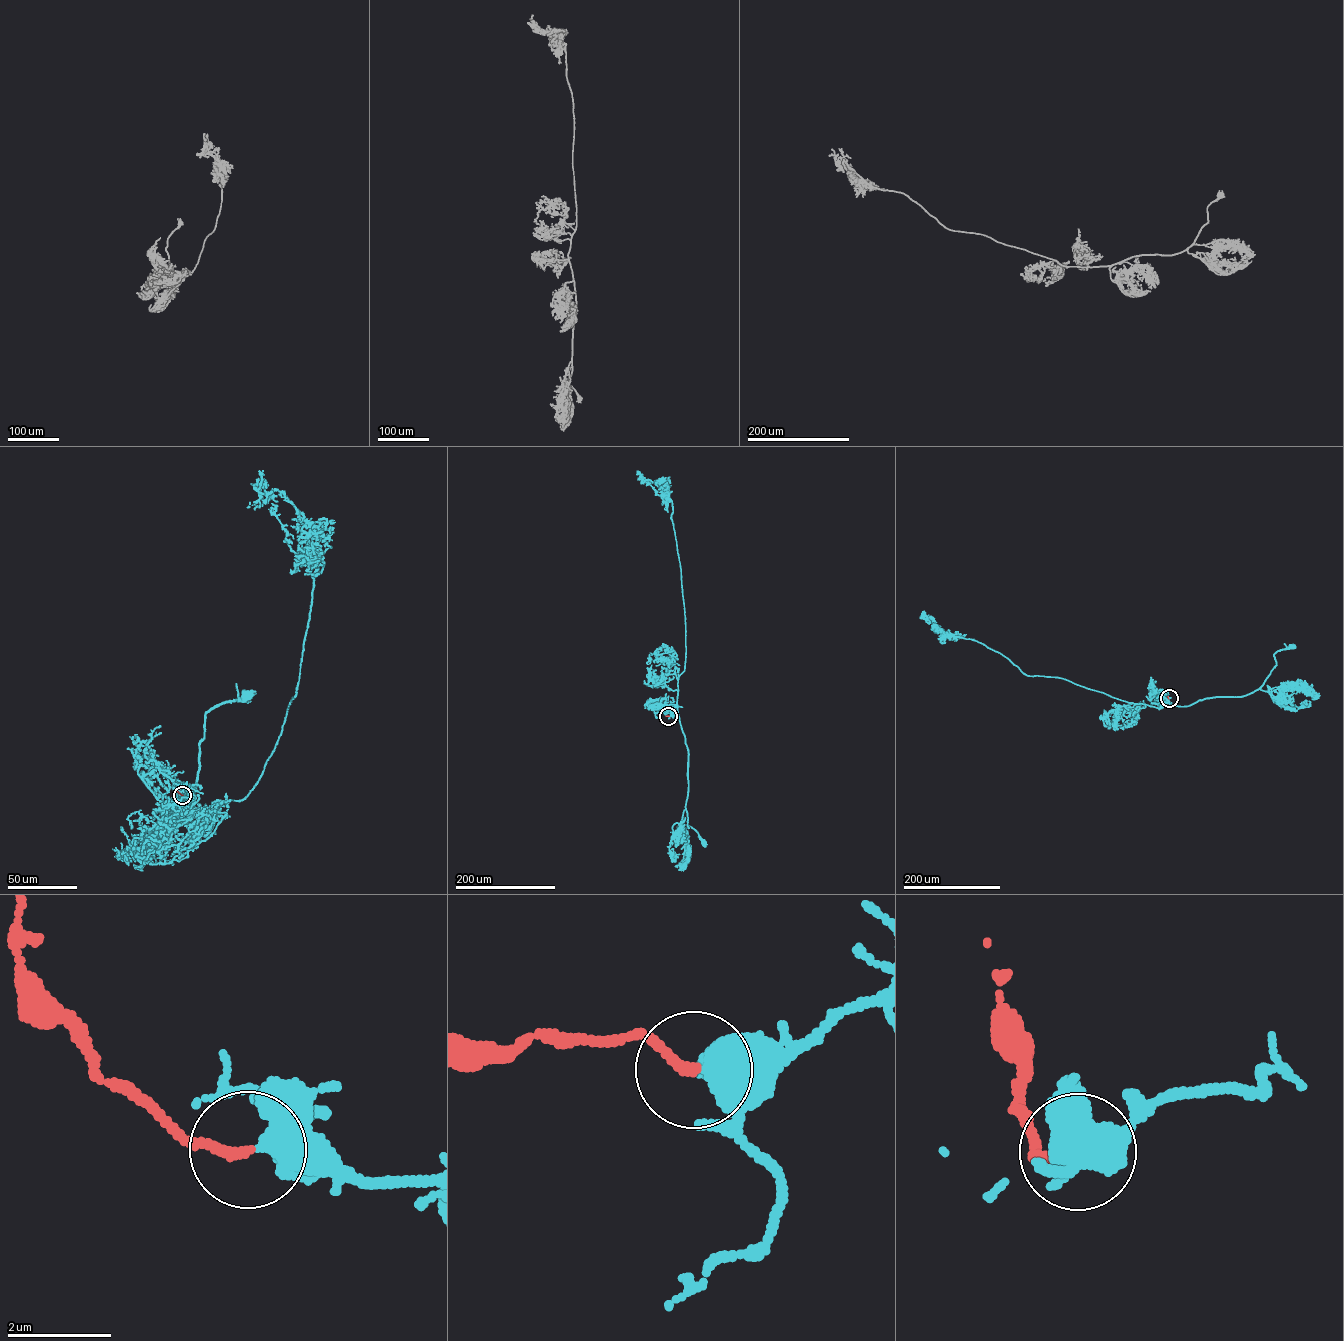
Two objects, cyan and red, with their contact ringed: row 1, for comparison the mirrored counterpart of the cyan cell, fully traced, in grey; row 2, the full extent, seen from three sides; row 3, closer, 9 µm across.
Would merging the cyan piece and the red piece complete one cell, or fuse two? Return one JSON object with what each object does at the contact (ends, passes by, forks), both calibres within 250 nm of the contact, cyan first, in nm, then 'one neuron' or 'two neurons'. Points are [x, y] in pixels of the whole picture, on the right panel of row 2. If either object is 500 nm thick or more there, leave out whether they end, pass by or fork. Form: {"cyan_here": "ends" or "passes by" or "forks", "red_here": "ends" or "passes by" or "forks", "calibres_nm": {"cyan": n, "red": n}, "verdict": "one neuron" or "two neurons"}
{"cyan_here": "passes by", "red_here": "ends", "calibres_nm": {"cyan": 440, "red": 190}, "verdict": "one neuron"}

